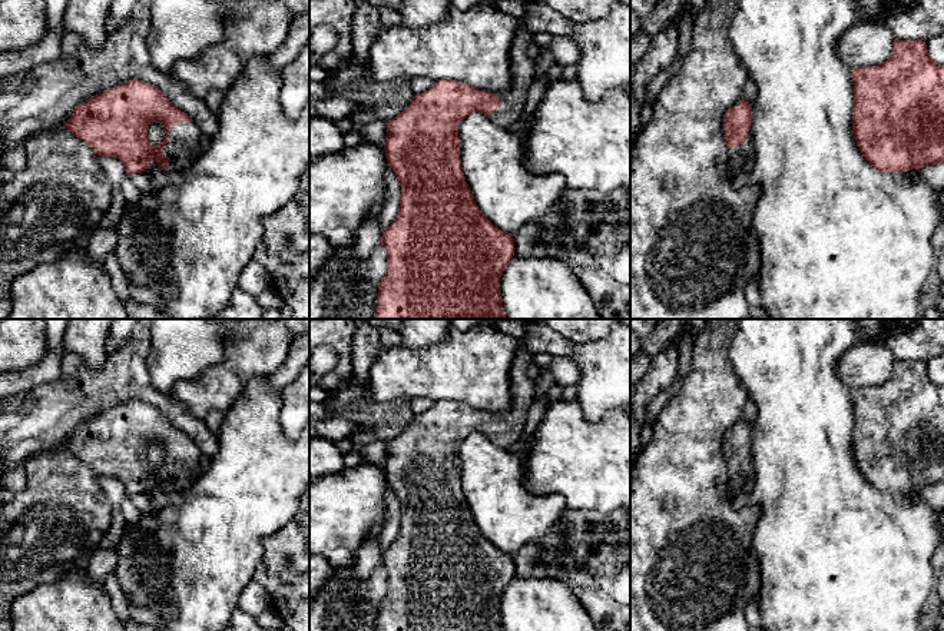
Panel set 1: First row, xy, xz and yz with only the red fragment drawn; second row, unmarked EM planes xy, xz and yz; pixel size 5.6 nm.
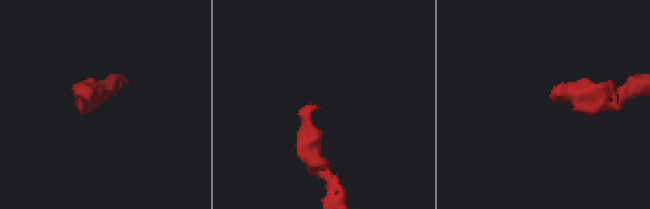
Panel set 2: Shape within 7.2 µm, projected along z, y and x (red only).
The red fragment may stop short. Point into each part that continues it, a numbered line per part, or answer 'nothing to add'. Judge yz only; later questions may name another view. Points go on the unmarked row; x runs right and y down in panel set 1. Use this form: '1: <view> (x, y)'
1: yz (737, 480)

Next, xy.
1: xy (184, 468)

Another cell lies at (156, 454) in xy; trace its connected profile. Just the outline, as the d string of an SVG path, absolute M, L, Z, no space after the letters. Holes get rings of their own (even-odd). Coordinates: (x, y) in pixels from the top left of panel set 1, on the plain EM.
M156 441L150 442L150 445L148 448L148 461L153 466L158 466L159 464L163 462L165 456L166 456L166 454L165 454L163 446Z

